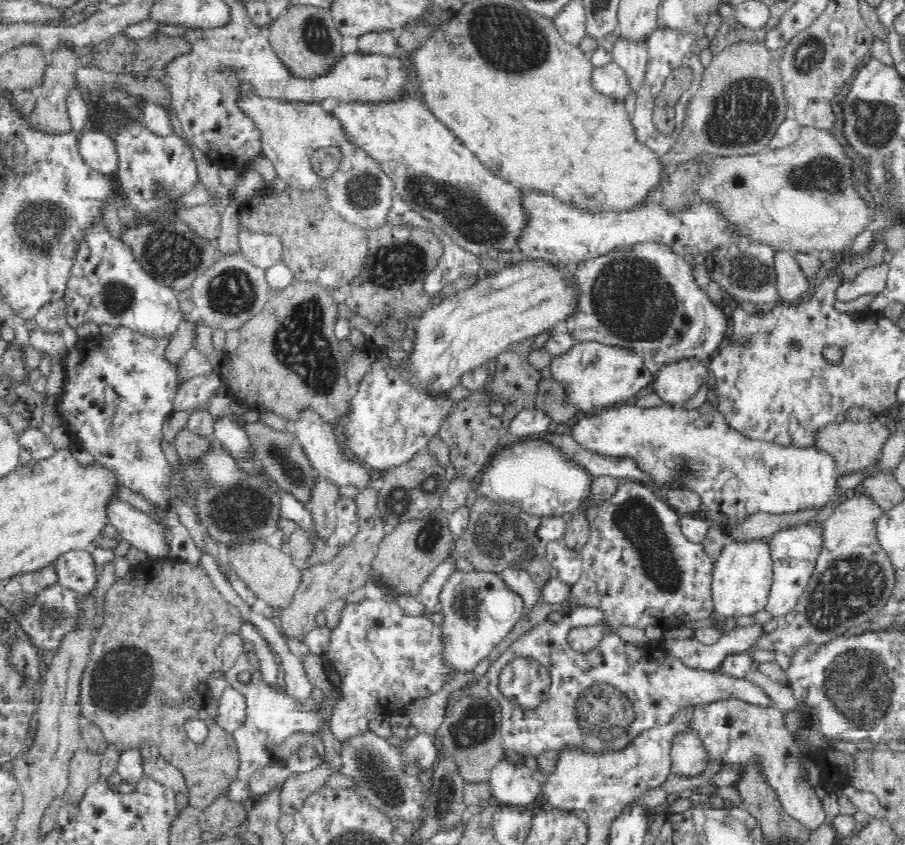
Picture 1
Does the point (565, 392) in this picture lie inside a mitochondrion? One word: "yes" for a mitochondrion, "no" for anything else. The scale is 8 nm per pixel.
no

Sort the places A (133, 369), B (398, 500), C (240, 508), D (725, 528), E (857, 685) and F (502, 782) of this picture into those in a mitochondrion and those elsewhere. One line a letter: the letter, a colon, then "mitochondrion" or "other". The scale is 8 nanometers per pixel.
A: mitochondrion
B: mitochondrion
C: mitochondrion
D: other
E: mitochondrion
F: other

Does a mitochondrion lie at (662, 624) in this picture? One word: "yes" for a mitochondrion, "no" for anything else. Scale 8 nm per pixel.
no

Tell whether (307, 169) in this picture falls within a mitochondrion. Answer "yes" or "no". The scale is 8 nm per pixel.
no

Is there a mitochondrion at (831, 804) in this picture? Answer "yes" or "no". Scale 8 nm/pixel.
no

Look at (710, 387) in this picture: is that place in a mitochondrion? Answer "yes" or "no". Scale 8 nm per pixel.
no

